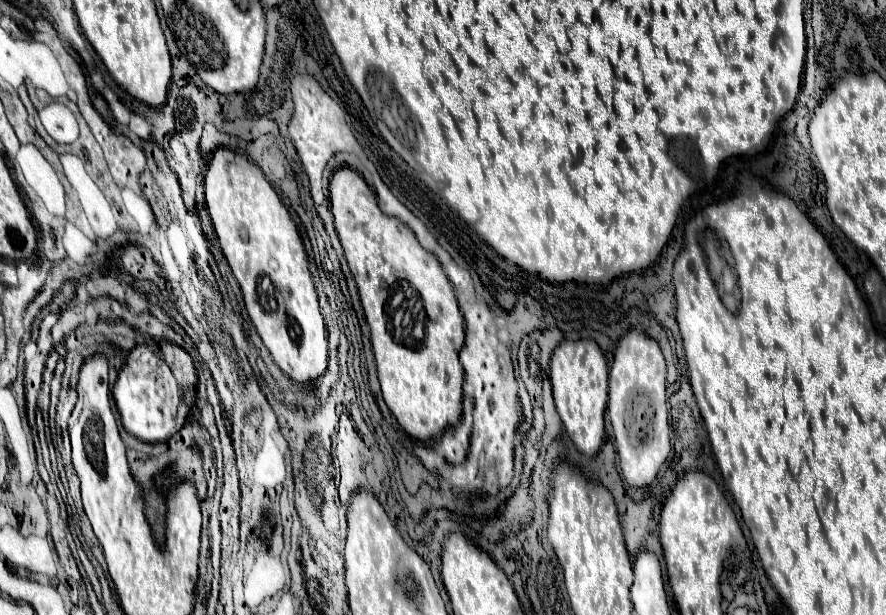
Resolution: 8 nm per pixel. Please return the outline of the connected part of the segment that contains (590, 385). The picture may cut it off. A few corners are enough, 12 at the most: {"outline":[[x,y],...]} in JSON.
{"outline":[[593,339],[563,341],[549,369],[577,449],[605,441],[607,359]]}

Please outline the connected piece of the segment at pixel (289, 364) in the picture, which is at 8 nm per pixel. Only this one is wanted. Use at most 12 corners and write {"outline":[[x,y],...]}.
{"outline":[[247,157],[205,175],[219,245],[275,363],[327,369],[327,329],[287,207]]}

